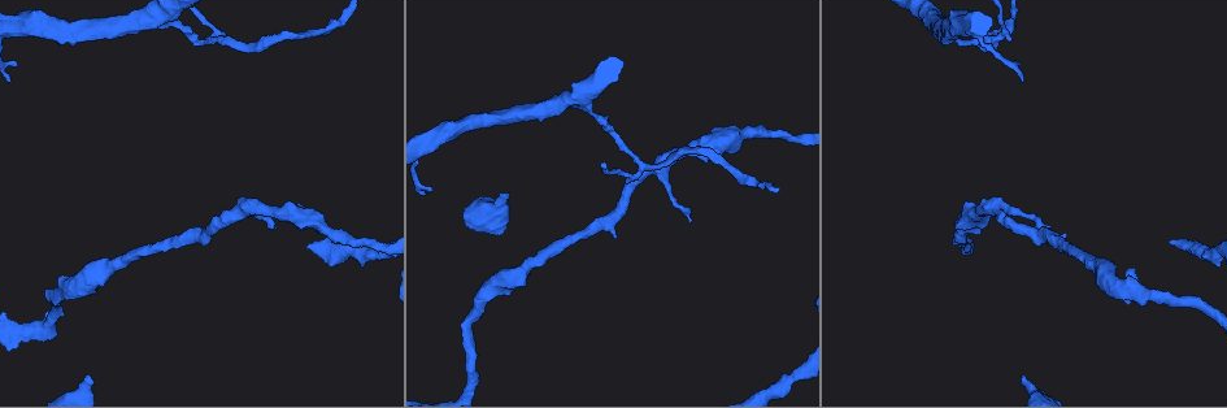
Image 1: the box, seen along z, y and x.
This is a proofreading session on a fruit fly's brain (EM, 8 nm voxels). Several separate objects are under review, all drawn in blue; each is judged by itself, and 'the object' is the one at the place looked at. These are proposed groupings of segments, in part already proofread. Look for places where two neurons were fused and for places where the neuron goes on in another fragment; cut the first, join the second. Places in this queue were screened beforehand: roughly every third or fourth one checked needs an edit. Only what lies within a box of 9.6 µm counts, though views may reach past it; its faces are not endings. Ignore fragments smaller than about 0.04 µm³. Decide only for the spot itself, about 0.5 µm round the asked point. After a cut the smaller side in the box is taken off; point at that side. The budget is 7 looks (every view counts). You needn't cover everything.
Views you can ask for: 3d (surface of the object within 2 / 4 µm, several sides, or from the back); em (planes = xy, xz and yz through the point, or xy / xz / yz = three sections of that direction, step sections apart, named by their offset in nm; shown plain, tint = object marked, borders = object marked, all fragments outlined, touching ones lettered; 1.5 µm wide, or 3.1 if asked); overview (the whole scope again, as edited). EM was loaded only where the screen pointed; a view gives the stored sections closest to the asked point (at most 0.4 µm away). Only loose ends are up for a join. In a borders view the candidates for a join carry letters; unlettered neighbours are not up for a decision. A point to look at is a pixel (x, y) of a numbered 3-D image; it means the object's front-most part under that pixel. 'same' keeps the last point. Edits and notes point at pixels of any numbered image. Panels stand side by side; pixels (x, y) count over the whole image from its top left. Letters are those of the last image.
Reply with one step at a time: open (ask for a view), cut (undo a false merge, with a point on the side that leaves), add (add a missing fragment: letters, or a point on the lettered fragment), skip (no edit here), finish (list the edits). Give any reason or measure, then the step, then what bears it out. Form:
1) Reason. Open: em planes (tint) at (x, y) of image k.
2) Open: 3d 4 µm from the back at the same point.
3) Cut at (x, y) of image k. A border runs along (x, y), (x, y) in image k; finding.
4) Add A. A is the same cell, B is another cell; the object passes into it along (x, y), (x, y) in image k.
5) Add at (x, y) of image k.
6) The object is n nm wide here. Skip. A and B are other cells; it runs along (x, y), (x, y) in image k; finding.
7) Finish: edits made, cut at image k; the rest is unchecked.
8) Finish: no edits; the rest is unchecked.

Stops while still wide. Open: em planes (tint) at (88, 375) of image 1.

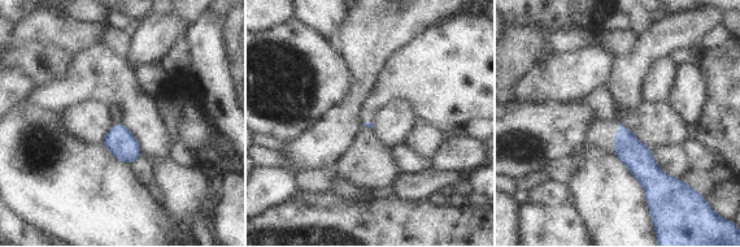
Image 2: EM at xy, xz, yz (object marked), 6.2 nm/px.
Open: em planes (borders) at the same point.

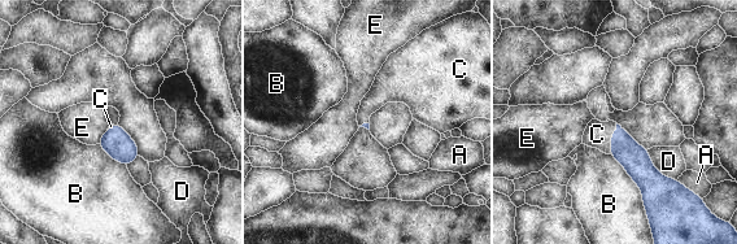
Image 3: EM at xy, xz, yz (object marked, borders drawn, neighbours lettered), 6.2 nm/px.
Add C. C is the same cell, A, B, D and E are other cells; the object passes into it along (635, 158), (611, 139), (597, 134) in image 3; the neuron continues.

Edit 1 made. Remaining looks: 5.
Free end. Open: 3d 4 µm at (424, 194) of image 1.

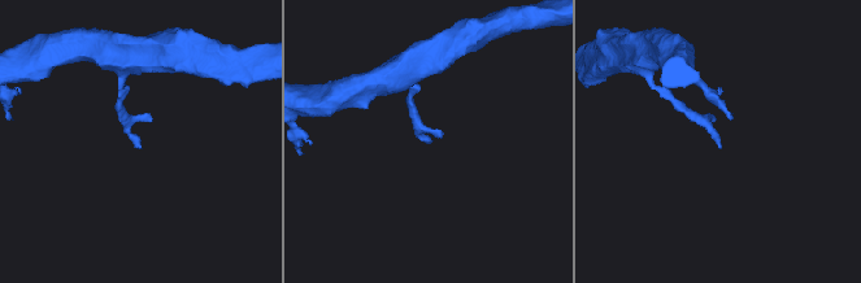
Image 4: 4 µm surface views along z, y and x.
Open: em planes (borders) at (431, 141) of image 4.

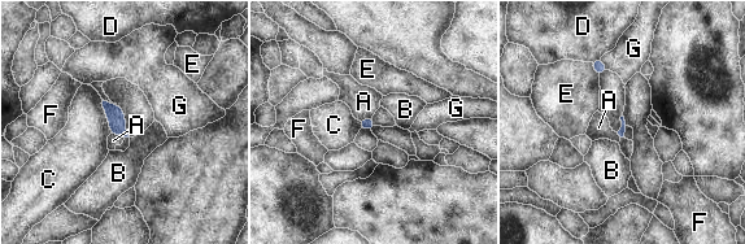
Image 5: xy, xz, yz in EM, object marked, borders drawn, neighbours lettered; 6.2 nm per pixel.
Skip. A, B, C, D, E, F and G are other cells; a border runs along (110, 133), (120, 134), (123, 138) in image 5; none of them fits.

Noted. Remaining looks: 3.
Finish: edits made, add at image 3; the rest is unchecked.

